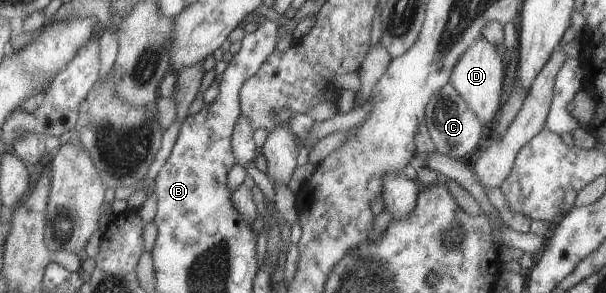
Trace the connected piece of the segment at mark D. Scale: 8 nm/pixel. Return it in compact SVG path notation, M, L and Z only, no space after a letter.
M480 37L460 55L460 59L452 67L452 73L448 79L452 89L460 94L485 130L494 122L494 117L500 109L500 91L502 91L502 83L504 83L503 65L504 61L496 52L495 46Z

